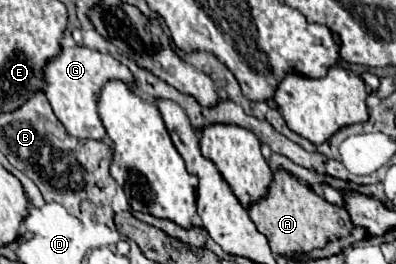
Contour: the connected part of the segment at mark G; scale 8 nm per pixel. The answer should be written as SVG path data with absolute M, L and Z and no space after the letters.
M72 46L64 48L62 54L46 64L46 86L44 94L48 102L54 108L54 114L64 124L66 132L76 138L90 138L90 140L102 140L106 136L104 124L98 114L98 94L104 86L104 82L120 80L132 88L136 88L136 80L128 66L120 64L110 54L102 54L98 50L90 50L86 46Z

